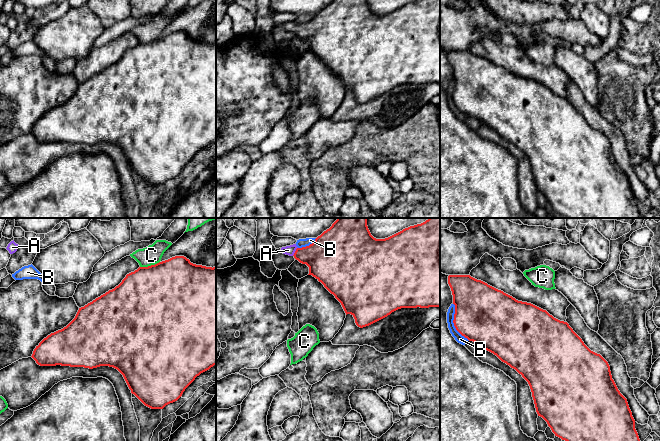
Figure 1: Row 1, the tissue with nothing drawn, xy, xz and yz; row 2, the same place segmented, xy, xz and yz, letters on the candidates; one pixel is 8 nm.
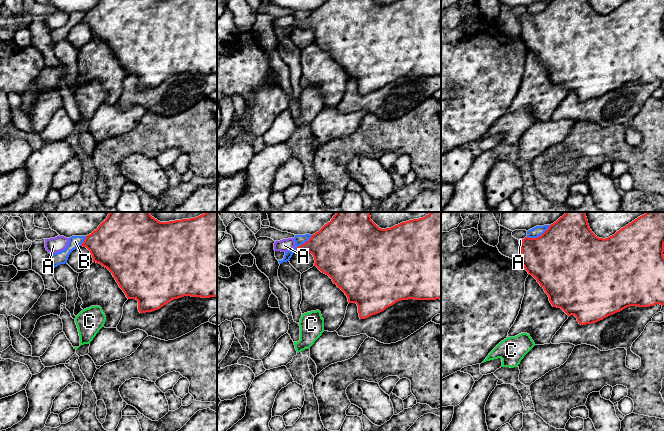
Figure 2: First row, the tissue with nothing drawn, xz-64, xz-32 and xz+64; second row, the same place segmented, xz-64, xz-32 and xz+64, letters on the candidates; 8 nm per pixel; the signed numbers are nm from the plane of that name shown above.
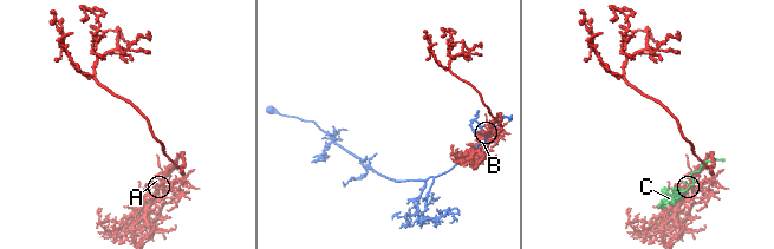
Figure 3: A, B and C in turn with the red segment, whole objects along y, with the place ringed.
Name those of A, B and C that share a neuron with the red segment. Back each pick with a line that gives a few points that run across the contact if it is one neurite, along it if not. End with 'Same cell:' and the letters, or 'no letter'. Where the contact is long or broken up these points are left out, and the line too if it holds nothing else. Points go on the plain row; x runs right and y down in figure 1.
A: xz (325, 33), (303, 31), (295, 27), (288, 26)
Same cell: A

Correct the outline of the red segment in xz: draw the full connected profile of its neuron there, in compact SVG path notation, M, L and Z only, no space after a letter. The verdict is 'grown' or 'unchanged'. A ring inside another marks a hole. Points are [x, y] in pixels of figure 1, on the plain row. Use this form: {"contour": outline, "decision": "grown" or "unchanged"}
{"contour": "M332 0L332 2L318 12L309 22L298 24L296 20L282 23L283 30L293 32L302 40L309 43L309 50L321 58L324 63L335 72L341 79L346 91L351 90L358 103L363 104L369 102L385 93L392 88L401 84L429 84L440 83L440 0L417 0L403 5L402 7L385 15L374 14L367 0Z", "decision": "grown"}

